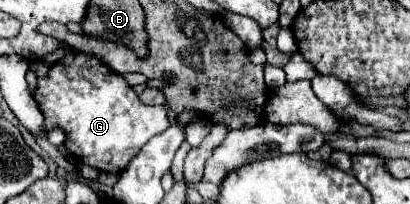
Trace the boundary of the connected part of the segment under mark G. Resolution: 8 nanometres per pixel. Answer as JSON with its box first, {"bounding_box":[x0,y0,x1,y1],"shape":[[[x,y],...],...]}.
{"bounding_box":[33,44,171,174],"shape":[[[67,44],[59,48],[65,52],[63,58],[55,68],[49,68],[47,76],[39,78],[39,86],[35,86],[33,94],[39,110],[43,110],[43,118],[47,118],[45,134],[53,128],[61,128],[71,156],[99,172],[119,174],[153,136],[171,126],[167,108],[139,102],[139,96],[127,80],[109,66],[103,66],[103,62],[91,58],[91,54],[83,54]]]}

